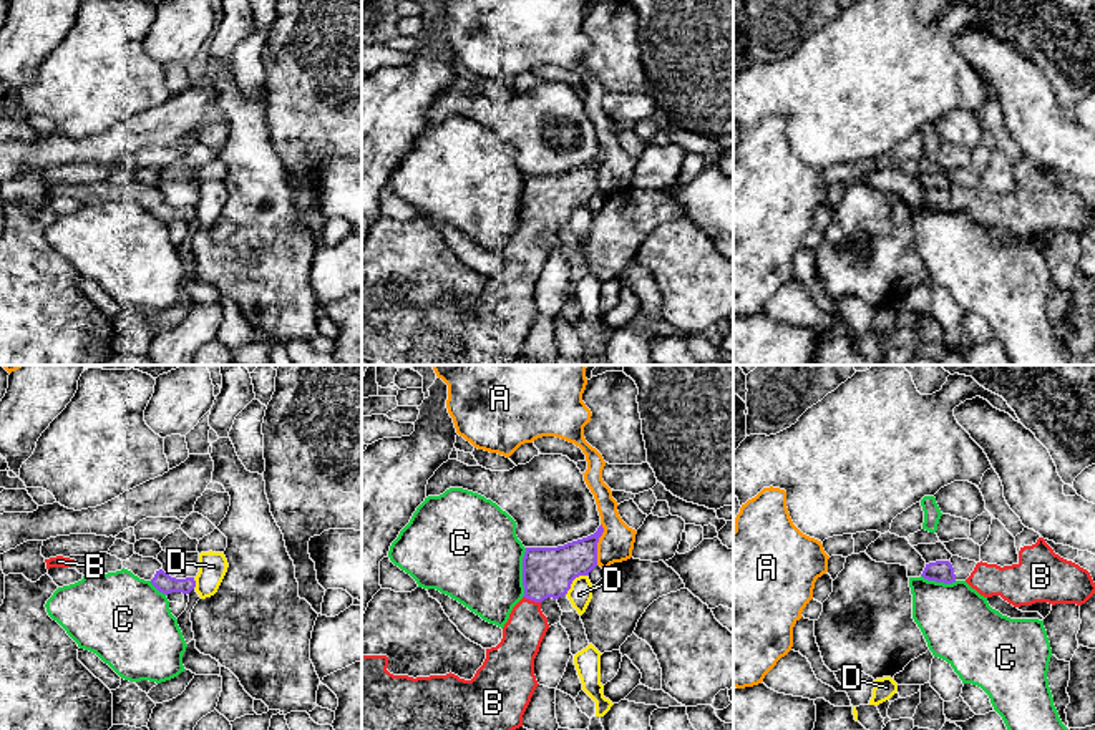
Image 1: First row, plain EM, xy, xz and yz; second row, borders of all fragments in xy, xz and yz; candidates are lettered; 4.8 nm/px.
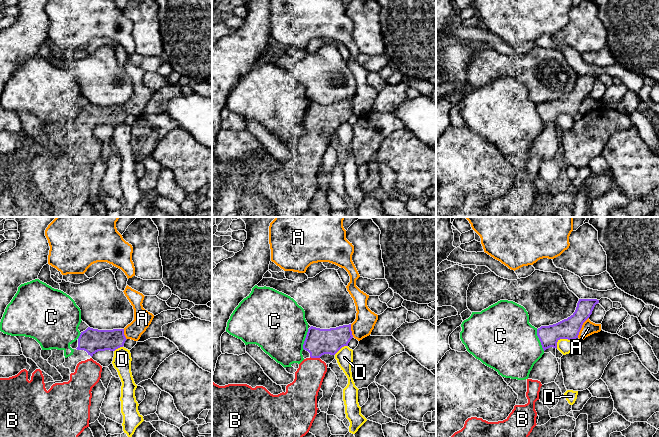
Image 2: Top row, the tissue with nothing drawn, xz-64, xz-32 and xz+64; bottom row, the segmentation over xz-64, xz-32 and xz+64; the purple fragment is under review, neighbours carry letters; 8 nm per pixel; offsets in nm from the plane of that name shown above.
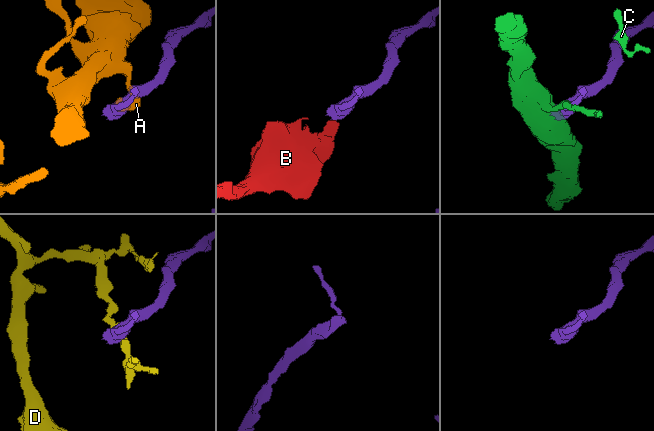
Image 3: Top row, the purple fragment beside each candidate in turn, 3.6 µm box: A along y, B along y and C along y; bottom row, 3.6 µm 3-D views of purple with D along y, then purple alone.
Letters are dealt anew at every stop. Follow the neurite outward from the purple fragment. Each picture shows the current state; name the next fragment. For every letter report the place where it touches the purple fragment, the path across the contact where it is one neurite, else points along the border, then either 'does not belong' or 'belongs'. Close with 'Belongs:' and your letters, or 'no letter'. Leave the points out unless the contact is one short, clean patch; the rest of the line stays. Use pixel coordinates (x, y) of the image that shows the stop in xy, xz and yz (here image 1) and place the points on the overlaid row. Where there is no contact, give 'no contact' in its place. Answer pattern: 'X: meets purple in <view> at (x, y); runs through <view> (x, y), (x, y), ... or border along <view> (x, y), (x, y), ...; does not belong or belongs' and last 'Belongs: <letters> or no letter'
A: meets purple in xz at (596, 545); does not belong
B: meets purple in xz at (531, 599); belongs
C: meets purple in xz at (523, 573); does not belong
D: meets purple in xz at (573, 579); does not belong
Belongs: B

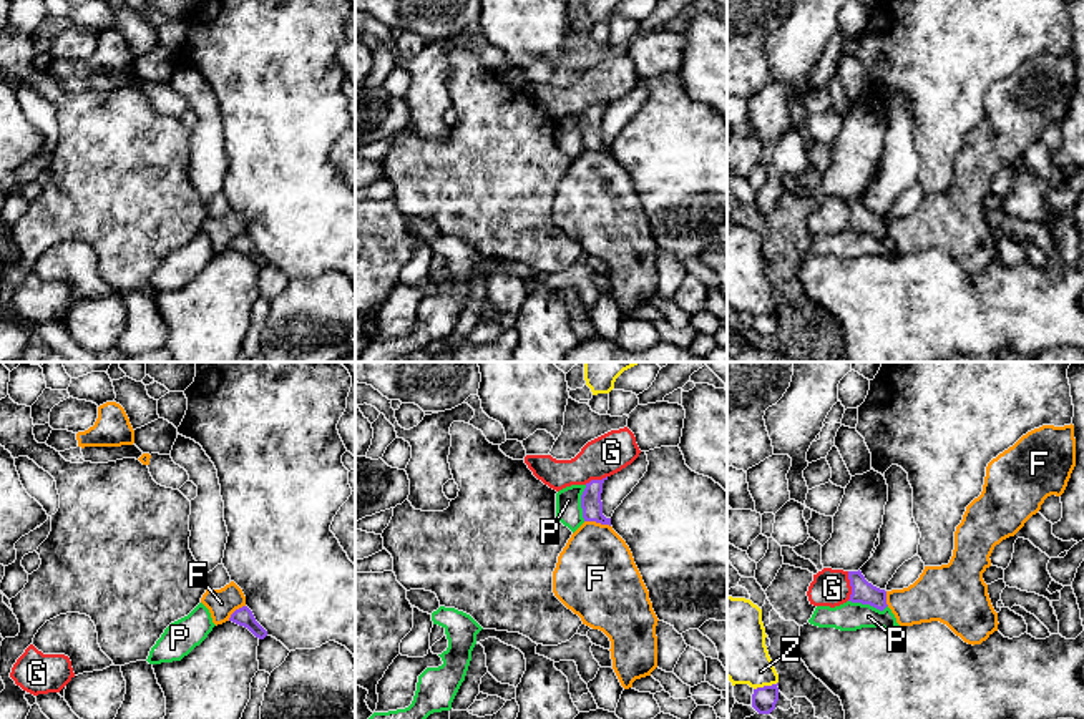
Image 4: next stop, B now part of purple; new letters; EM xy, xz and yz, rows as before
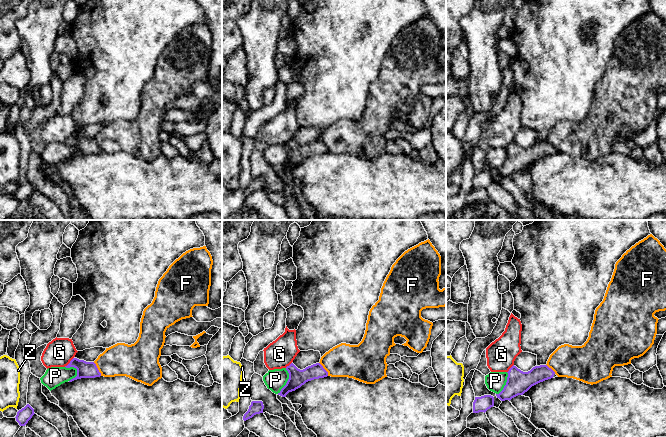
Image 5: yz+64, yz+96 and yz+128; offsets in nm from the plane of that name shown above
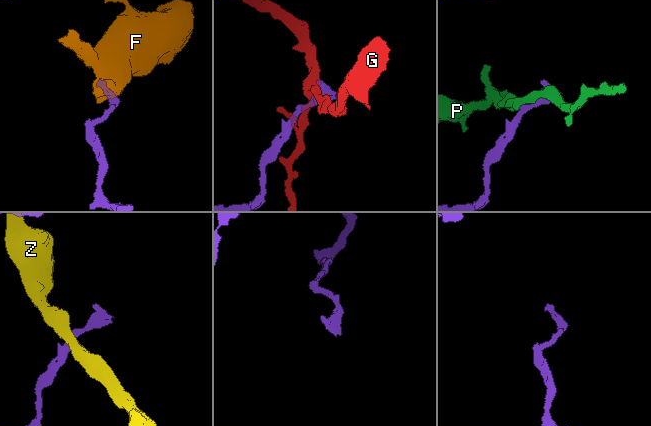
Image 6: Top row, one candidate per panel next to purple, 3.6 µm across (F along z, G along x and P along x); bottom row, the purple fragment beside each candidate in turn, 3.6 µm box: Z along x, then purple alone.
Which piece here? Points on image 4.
F: meets purple in xz at (598, 522); border along xz (585, 520), (595, 520), (610, 527); does not belong
G: meets purple in yz at (850, 585); does not belong
P: meets purple in yz at (869, 603); does not belong
Z: meets purple in yz at (766, 686); border along yz (777, 681), (754, 689); does not belong
Belongs: no letter

